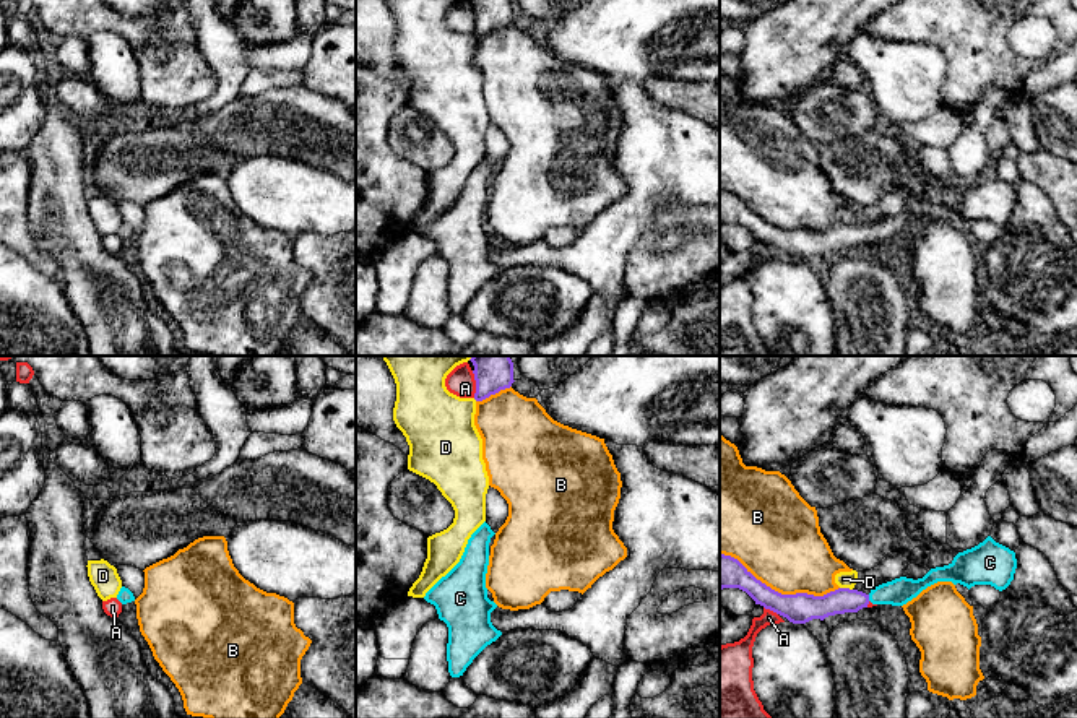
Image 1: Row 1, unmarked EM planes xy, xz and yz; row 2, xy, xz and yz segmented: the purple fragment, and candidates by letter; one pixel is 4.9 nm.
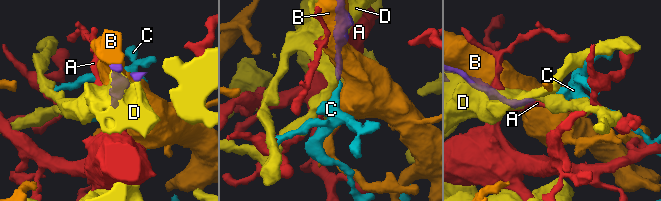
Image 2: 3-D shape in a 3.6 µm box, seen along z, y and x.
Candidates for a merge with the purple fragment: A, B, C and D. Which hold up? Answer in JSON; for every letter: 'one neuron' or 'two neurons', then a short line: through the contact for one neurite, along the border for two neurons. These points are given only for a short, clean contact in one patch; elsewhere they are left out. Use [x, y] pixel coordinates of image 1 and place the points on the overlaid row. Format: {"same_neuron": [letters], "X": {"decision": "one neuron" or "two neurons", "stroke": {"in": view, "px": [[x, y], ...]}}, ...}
{"same_neuron": ["C"], "A": {"decision": "two neurons"}, "B": {"decision": "two neurons"}, "C": {"decision": "one neuron", "stroke": {"in": "yz", "px": [[843, 600], [868, 598], [899, 592]]}}, "D": {"decision": "two neurons"}}

